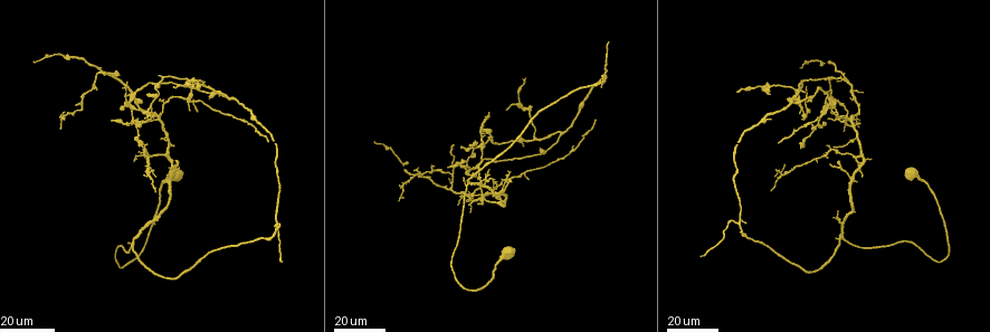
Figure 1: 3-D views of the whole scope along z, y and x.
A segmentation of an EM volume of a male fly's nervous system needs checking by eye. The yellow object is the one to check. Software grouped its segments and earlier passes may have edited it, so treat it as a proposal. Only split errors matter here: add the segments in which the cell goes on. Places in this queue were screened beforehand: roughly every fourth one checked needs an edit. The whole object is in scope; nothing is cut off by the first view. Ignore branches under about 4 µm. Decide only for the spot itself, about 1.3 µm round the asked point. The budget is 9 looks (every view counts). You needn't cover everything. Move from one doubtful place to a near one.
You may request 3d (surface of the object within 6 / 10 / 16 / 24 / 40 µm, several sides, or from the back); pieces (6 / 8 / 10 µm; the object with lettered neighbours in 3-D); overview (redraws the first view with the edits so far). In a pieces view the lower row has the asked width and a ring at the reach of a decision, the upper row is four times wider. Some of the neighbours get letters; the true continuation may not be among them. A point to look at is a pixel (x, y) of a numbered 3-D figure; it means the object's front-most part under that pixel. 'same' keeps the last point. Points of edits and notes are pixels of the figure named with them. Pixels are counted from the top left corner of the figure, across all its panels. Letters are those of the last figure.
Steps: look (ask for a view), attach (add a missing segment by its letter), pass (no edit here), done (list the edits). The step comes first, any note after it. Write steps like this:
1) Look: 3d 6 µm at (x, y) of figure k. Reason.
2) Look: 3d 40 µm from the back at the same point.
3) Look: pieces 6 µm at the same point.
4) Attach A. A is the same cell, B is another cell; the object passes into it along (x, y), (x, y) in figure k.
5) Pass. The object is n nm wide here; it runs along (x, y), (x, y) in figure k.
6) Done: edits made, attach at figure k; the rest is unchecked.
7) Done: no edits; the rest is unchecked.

Look: 3d 24 µm at (174, 87) of figure 1. Free end.

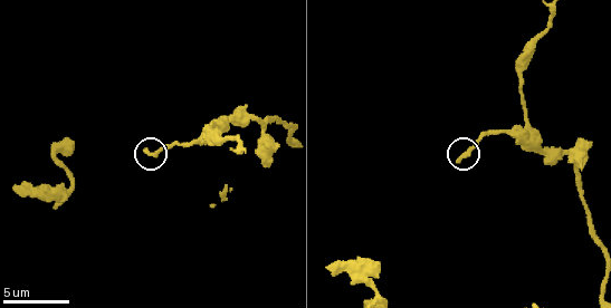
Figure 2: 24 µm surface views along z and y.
Look: pieces 6 µm at (459, 161) of figure 2. See the neighbours.

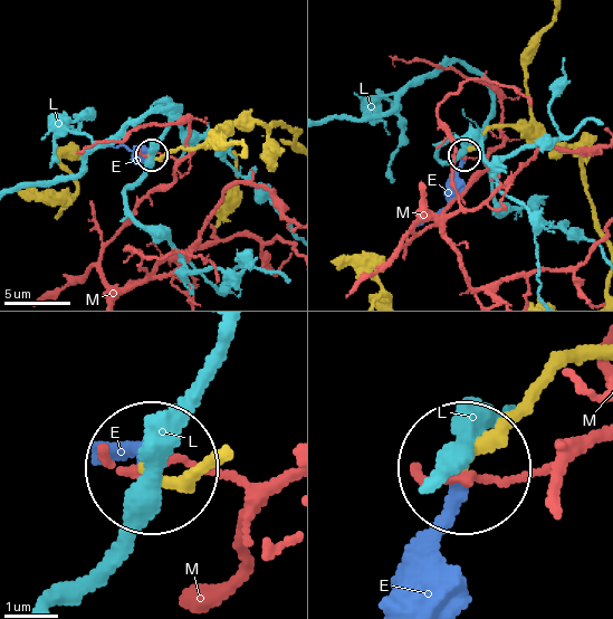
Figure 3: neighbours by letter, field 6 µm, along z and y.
Attach E. E is the same cell, L and M are other cells; the object passes into it along (229, 455), (162, 476), (131, 455) in figure 3; it goes on there.

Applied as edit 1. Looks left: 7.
Look: 3d 16 µm at (159, 74) of figure 1. An open end.

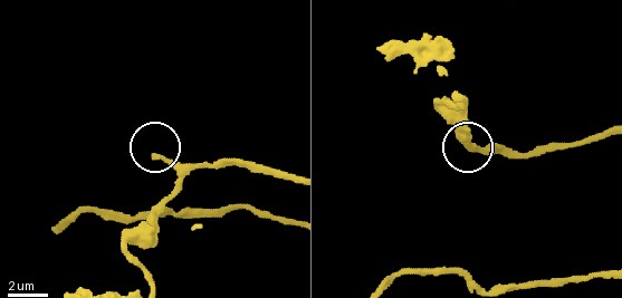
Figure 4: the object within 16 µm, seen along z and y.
Look: pieces 6 µm at (155, 158) of figure 4. See the neighbours.

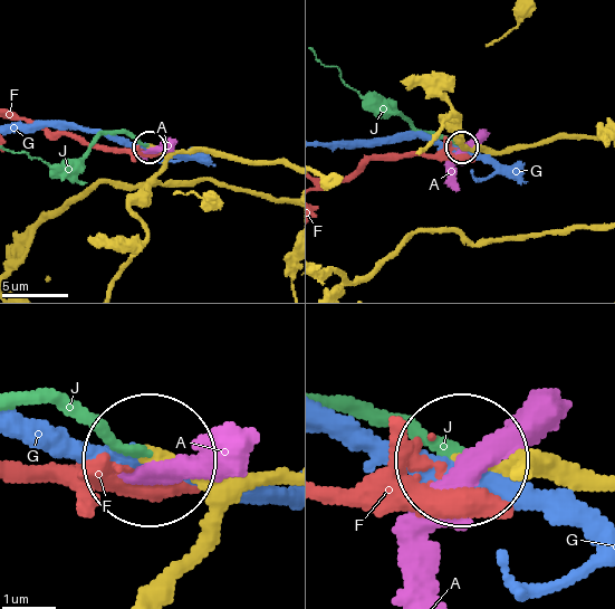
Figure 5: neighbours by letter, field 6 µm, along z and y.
Attach J. J is the same cell, A, F and G are other cells; the object passes into it along (285, 478), (195, 478), (22, 398) in figure 5; it goes on there.

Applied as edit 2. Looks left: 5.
Look: overview.

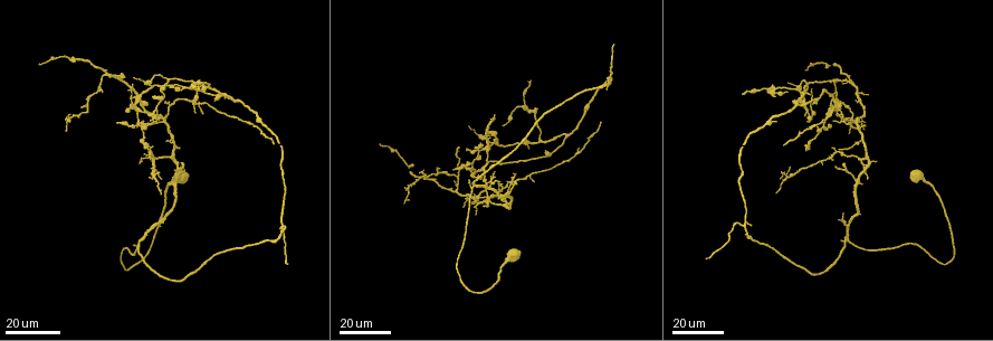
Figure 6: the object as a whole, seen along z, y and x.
Look: 3d 16 µm at (272, 143) of figure 6. An open end.

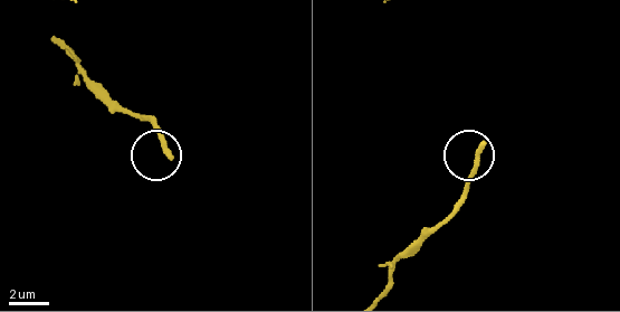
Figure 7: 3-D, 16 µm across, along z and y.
Look: pieces 6 µm at (480, 143) of figure 7. What lies round it.

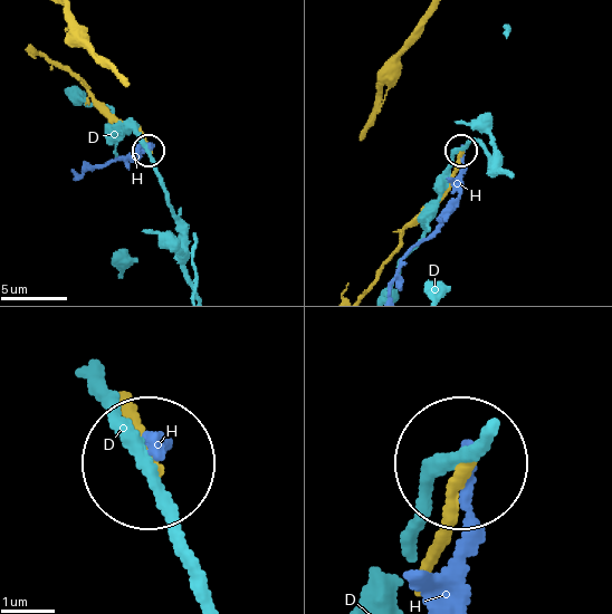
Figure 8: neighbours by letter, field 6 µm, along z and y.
Pass. D and H are other cells; it runs along (367, 287), (403, 230), (440, 198), (459, 152) in figure 8; no lettered segment goes on from it.

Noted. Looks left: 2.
Look: 3d 24 µm at (843, 162) of figure 6. An open end.

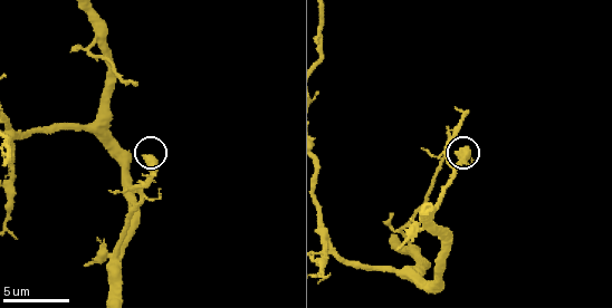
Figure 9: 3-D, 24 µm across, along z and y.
Look: pieces 6 µm at (456, 154) of figure 9.

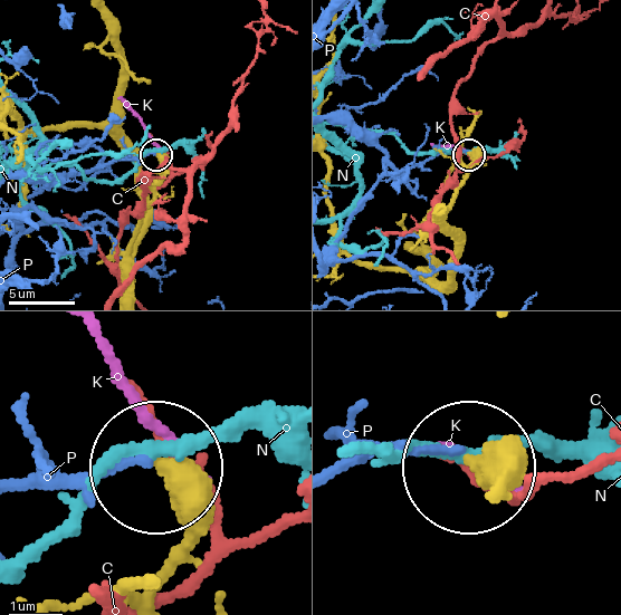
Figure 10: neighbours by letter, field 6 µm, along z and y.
Pass. C, K, N and P are other cells; no lettered segment goes on from it.

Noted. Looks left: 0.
Done: edits made, attach at figure 3, attach at figure 5; the rest is unchecked.

